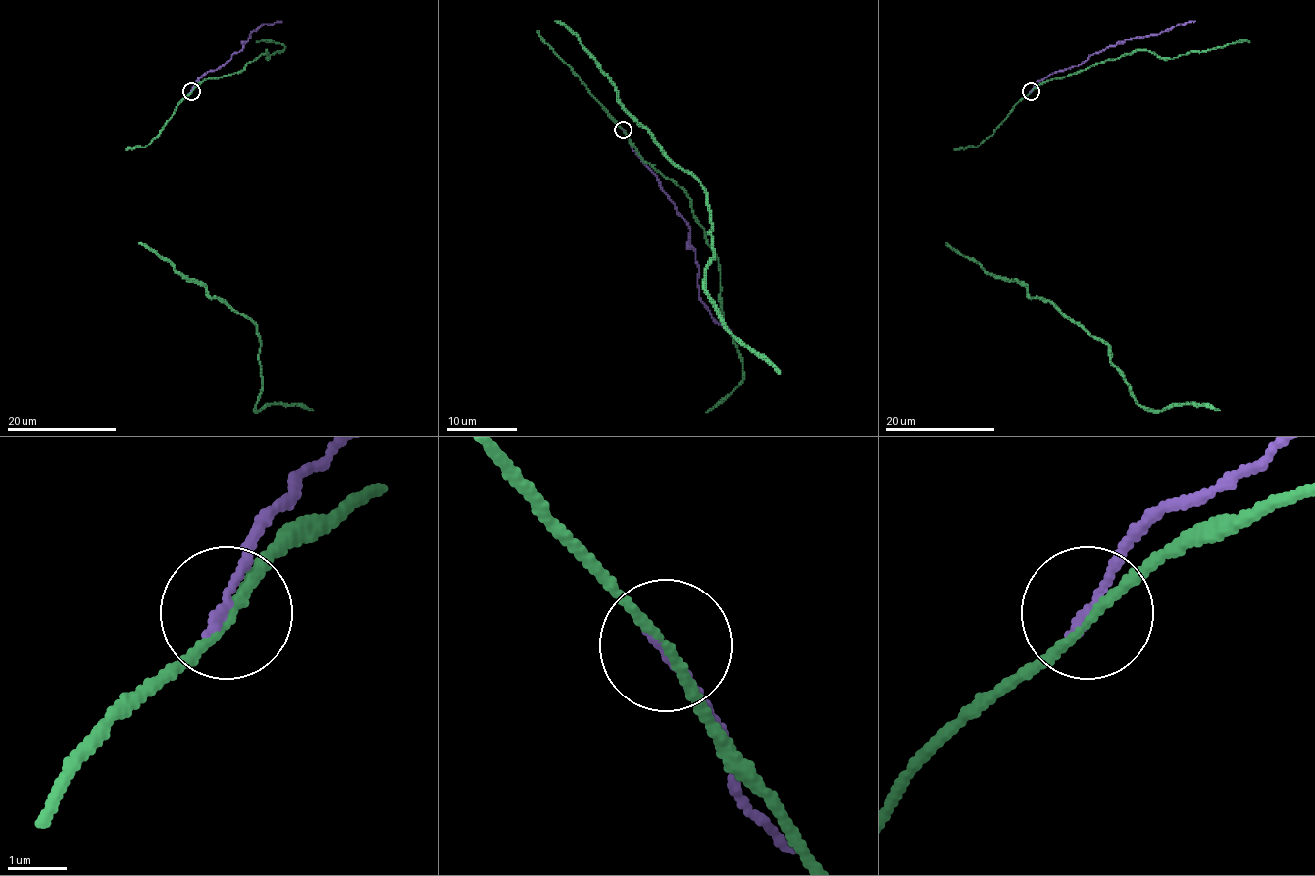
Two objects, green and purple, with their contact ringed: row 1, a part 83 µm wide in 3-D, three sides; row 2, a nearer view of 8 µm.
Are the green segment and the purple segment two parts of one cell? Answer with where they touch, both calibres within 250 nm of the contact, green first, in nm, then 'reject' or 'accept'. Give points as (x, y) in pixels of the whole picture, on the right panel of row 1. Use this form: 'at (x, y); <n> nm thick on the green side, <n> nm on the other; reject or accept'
at (1031, 91); 130 nm thick on the green side, 170 nm on the other; reject

